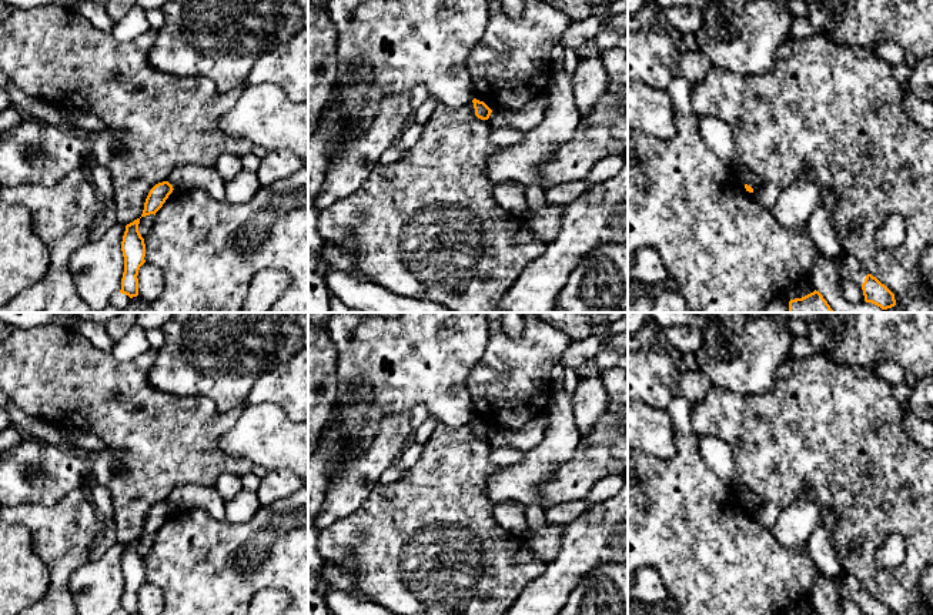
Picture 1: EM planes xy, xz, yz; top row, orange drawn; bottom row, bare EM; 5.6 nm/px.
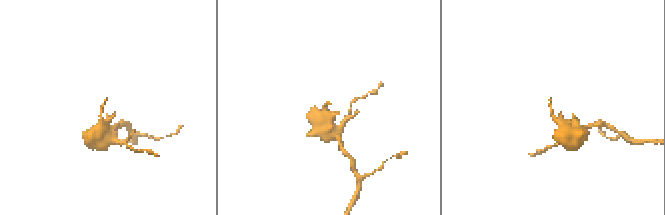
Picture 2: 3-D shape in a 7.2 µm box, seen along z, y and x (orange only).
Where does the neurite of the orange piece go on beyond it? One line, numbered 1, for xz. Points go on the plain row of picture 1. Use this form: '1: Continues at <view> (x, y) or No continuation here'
1: No continuation here

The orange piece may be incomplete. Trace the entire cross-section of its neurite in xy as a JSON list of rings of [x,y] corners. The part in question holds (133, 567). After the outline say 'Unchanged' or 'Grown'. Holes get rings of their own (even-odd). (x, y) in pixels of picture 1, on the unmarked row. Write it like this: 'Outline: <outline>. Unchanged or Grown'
Outline: [[[140,538],[126,545],[121,561],[124,576],[124,592],[121,598],[121,614],[138,615],[138,589],[146,582],[146,564],[138,551]]]. Unchanged

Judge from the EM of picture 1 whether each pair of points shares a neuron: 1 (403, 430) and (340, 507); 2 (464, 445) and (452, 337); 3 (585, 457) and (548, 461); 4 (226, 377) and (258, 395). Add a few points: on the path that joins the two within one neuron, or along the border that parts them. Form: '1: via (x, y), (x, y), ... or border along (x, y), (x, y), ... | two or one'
1: via (384, 448), (348, 488) | one
2: border along (471, 420), (461, 425), (438, 424) | two
3: border along (581, 437), (574, 454), (545, 481) | two
4: border along (276, 370), (267, 371), (256, 383), (246, 403) | two

